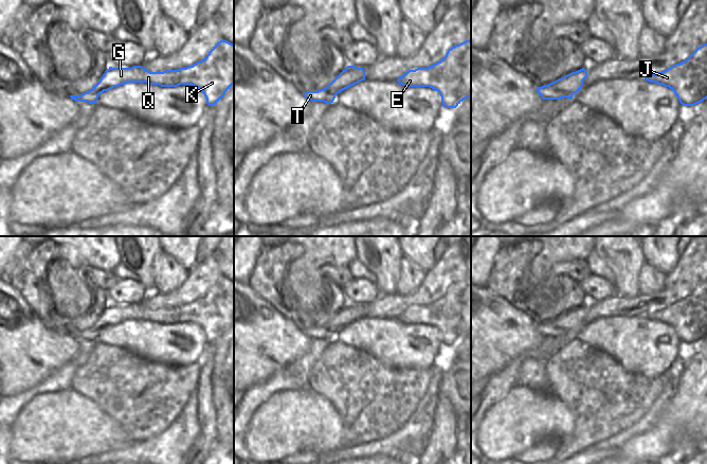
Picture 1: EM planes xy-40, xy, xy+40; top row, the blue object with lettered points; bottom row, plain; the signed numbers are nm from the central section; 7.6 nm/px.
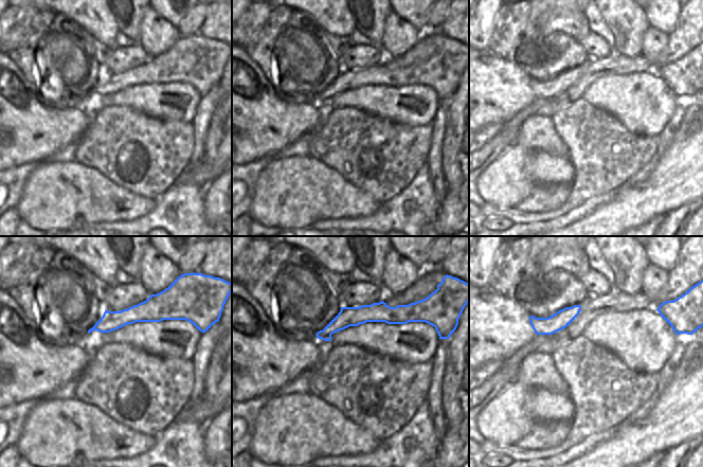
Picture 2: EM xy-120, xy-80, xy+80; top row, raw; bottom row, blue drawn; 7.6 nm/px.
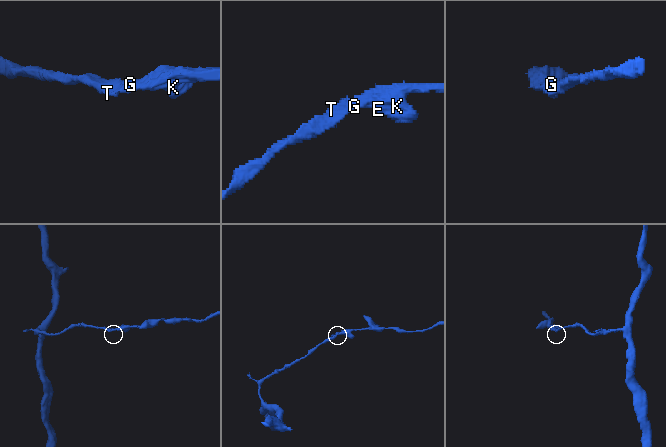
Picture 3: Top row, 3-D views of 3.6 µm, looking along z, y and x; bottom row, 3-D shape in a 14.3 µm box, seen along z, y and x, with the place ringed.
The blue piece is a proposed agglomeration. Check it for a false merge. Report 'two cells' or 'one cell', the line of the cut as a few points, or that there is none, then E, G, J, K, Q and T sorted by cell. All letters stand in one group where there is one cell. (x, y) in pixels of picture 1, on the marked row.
one cell | no cut | E G J K Q T

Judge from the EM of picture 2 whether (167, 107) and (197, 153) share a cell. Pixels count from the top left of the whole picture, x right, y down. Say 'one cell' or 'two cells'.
two cells

